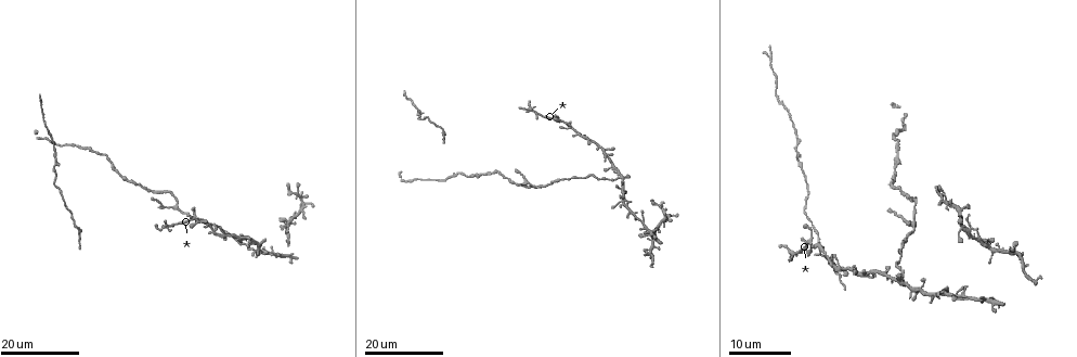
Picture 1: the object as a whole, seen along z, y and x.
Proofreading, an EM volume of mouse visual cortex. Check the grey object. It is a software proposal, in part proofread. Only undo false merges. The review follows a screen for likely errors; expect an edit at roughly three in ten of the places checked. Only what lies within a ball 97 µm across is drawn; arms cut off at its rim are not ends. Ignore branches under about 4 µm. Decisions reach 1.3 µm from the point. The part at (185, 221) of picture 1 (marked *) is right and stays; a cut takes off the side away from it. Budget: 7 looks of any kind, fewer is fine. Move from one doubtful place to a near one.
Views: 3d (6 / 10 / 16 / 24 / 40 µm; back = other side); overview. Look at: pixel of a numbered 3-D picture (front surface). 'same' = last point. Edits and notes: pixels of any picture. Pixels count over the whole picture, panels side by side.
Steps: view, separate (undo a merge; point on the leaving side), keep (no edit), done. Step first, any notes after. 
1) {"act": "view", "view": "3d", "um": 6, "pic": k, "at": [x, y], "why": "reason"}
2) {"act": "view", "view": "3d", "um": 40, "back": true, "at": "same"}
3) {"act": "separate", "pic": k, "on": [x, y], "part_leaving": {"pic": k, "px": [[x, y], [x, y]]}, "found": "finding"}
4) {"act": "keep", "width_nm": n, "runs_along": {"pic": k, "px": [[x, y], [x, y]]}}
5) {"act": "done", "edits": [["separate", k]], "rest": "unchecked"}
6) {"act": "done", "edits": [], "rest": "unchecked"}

{"act": "view", "view": "3d", "um": 16, "pic": 1, "at": [564, 122], "why": "sudden change in width"}

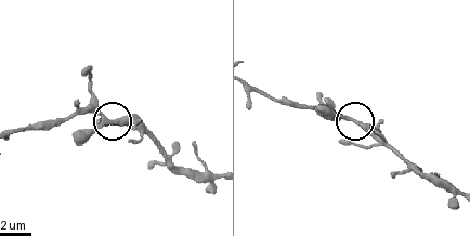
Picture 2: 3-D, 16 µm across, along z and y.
{"act": "view", "view": "3d", "um": 10, "pic": 2, "at": [360, 123]}

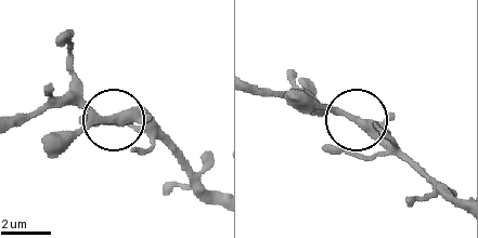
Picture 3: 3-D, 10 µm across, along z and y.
{"act": "keep", "arms": 3, "runs_along": {"pic": 3, "px": [[17, 116], [77, 106], [108, 118], [139, 118], [156, 129]]}, "found": "one neuron here"}

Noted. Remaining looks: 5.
{"act": "view", "view": "3d", "um": 16, "pic": 1, "at": [257, 245], "why": "four-way junction"}

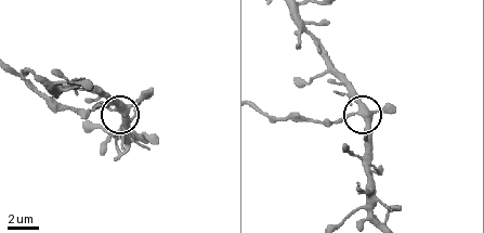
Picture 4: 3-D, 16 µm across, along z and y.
{"act": "view", "view": "3d", "um": 6, "pic": 4, "at": [119, 111], "why": "closer look"}

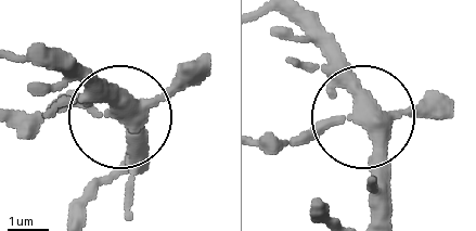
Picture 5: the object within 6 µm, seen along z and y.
{"act": "separate", "pic": 5, "on": [33, 126], "arms": 4, "found": "two neurons meet here"}

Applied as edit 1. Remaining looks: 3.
{"act": "view", "view": "3d", "um": 16, "pic": 1, "at": [55, 165], "why": "calibre changes"}

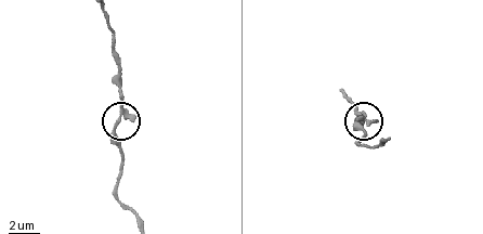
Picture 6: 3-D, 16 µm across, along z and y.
{"act": "view", "view": "3d", "um": 10, "pic": 6, "at": [359, 118], "why": "zoom in"}

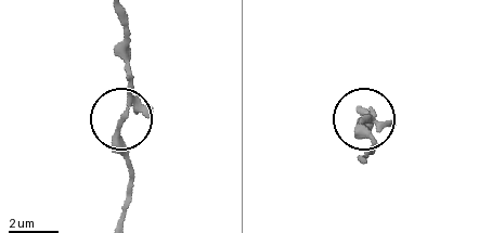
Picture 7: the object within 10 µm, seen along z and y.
{"act": "keep", "runs_along": {"pic": 7, "px": [[119, 221], [132, 171], [119, 128], [126, 55]]}, "found": "all the same neuron"}

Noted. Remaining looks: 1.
{"act": "done", "edits": [["separate", 5]], "rest": "unchecked"}

